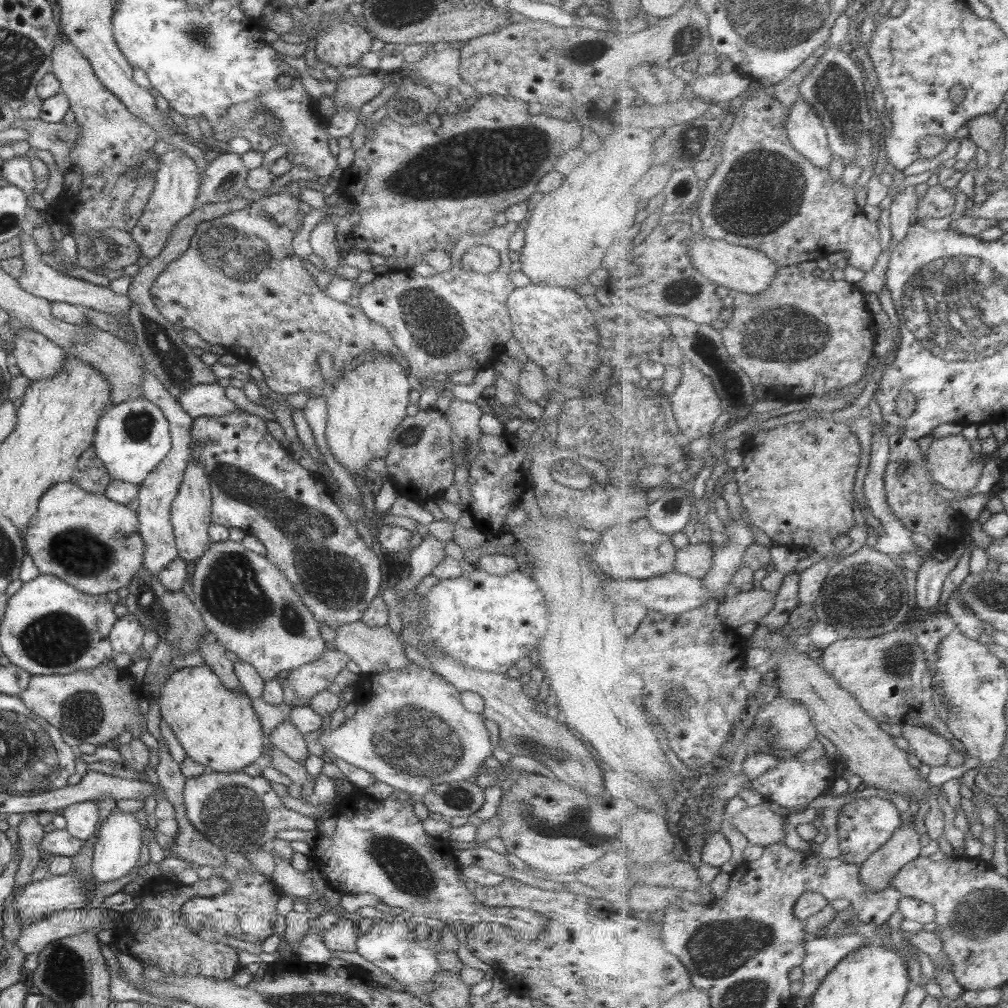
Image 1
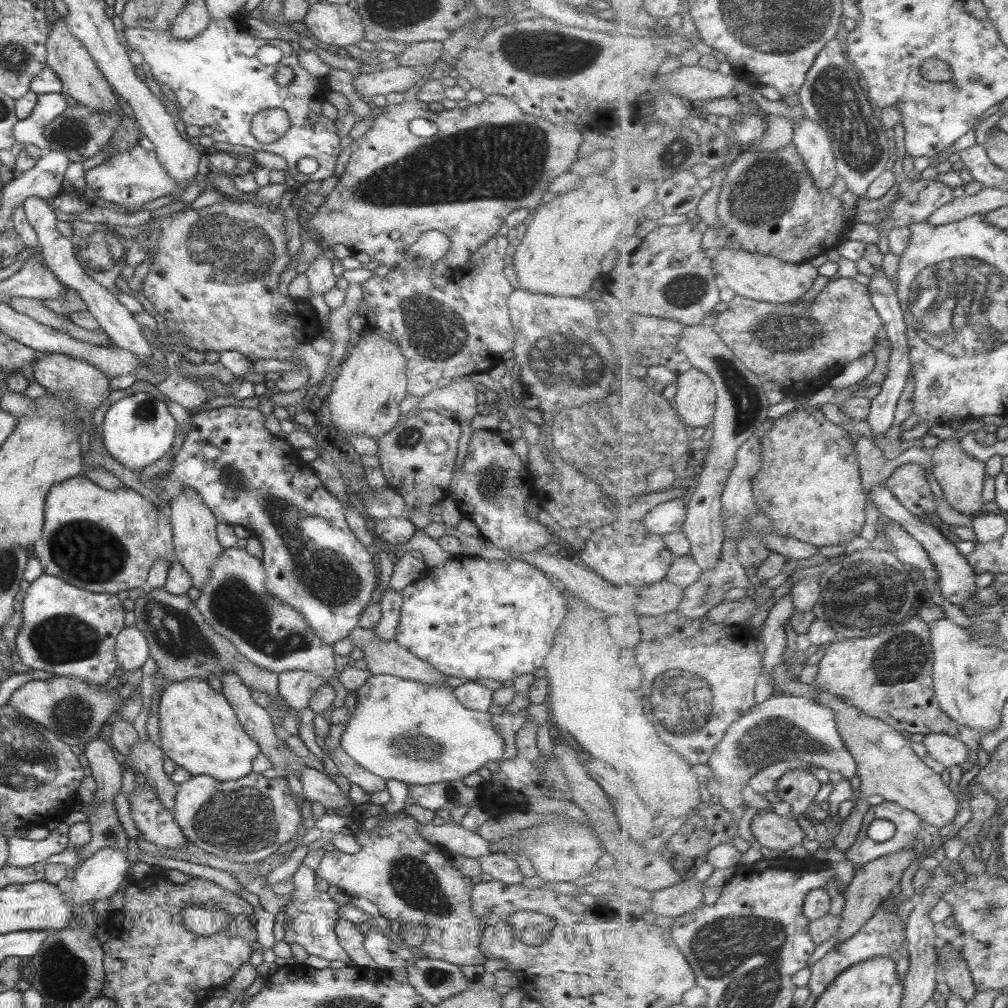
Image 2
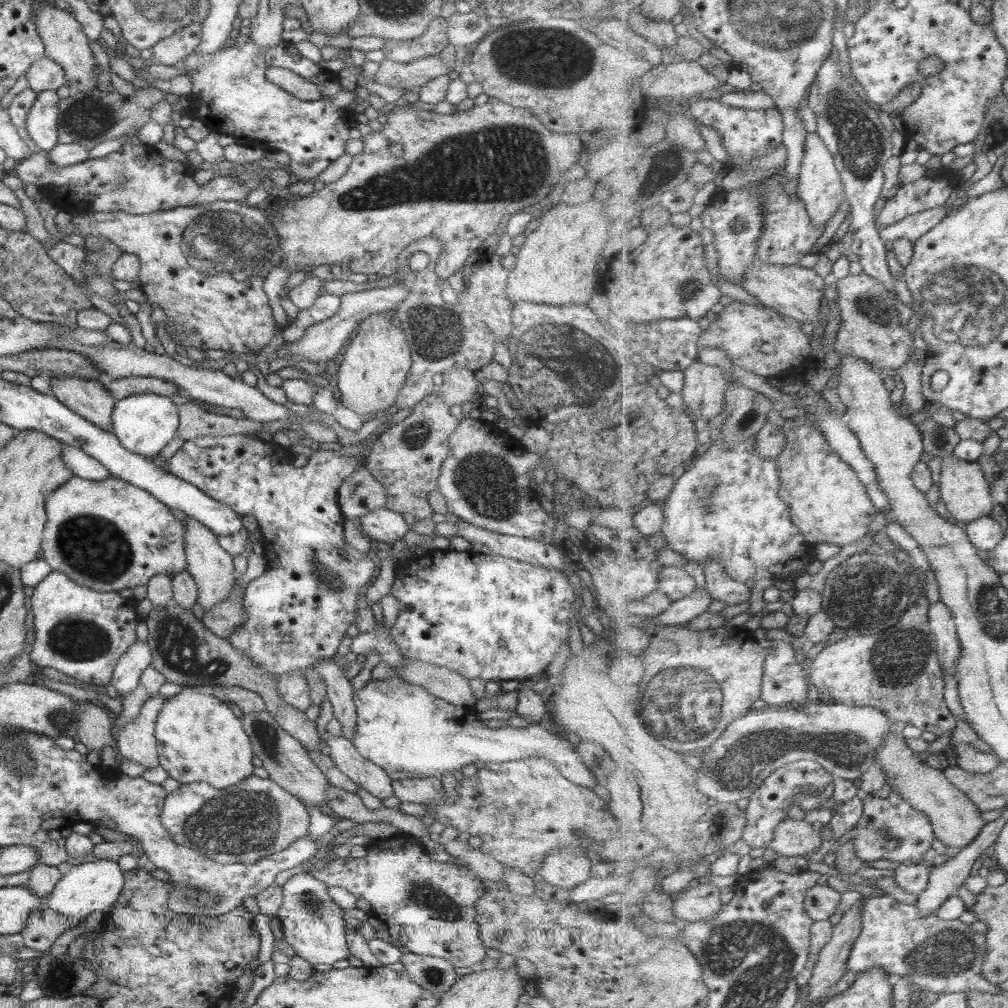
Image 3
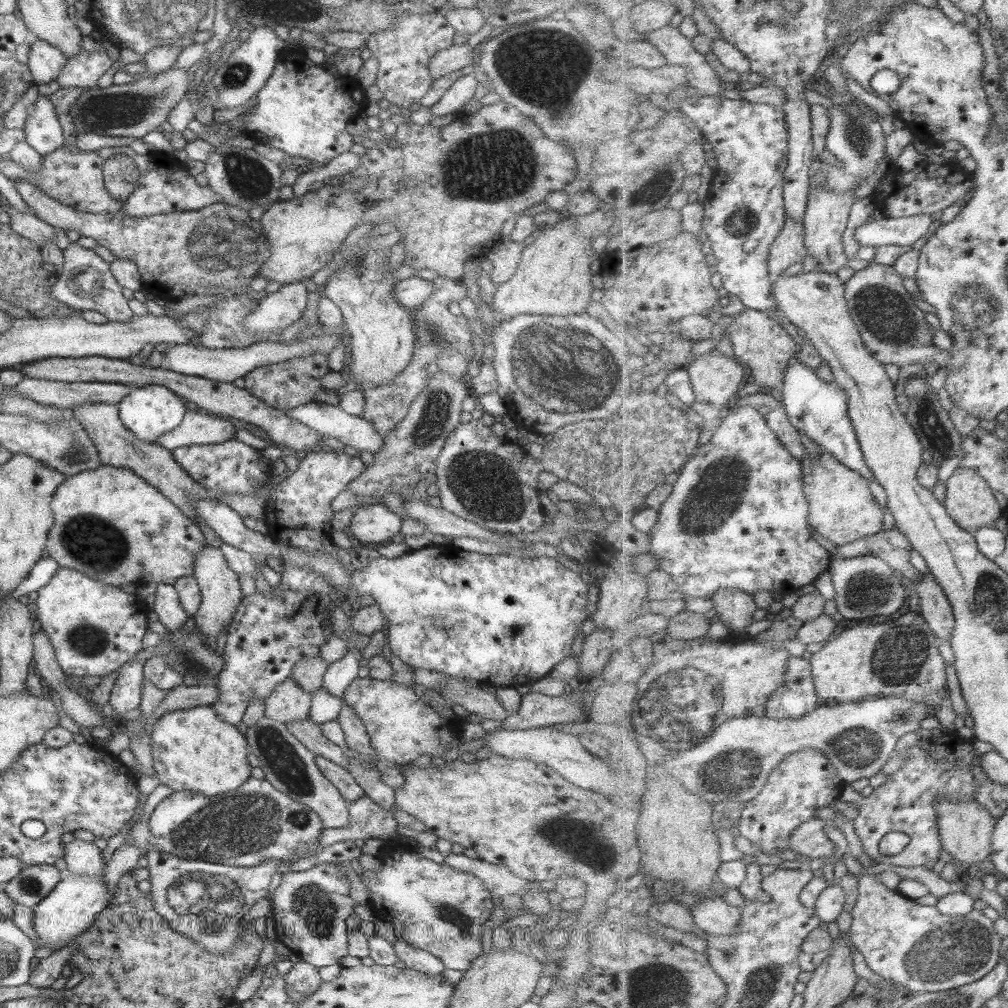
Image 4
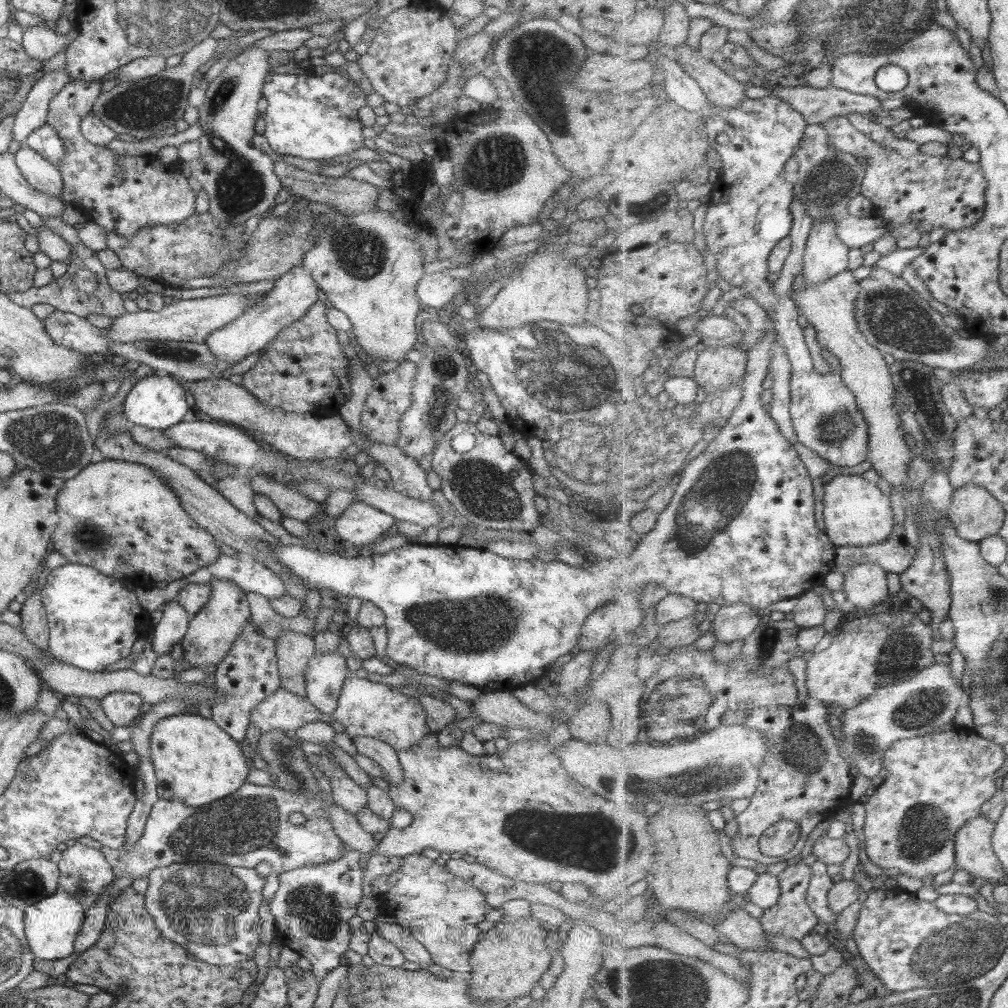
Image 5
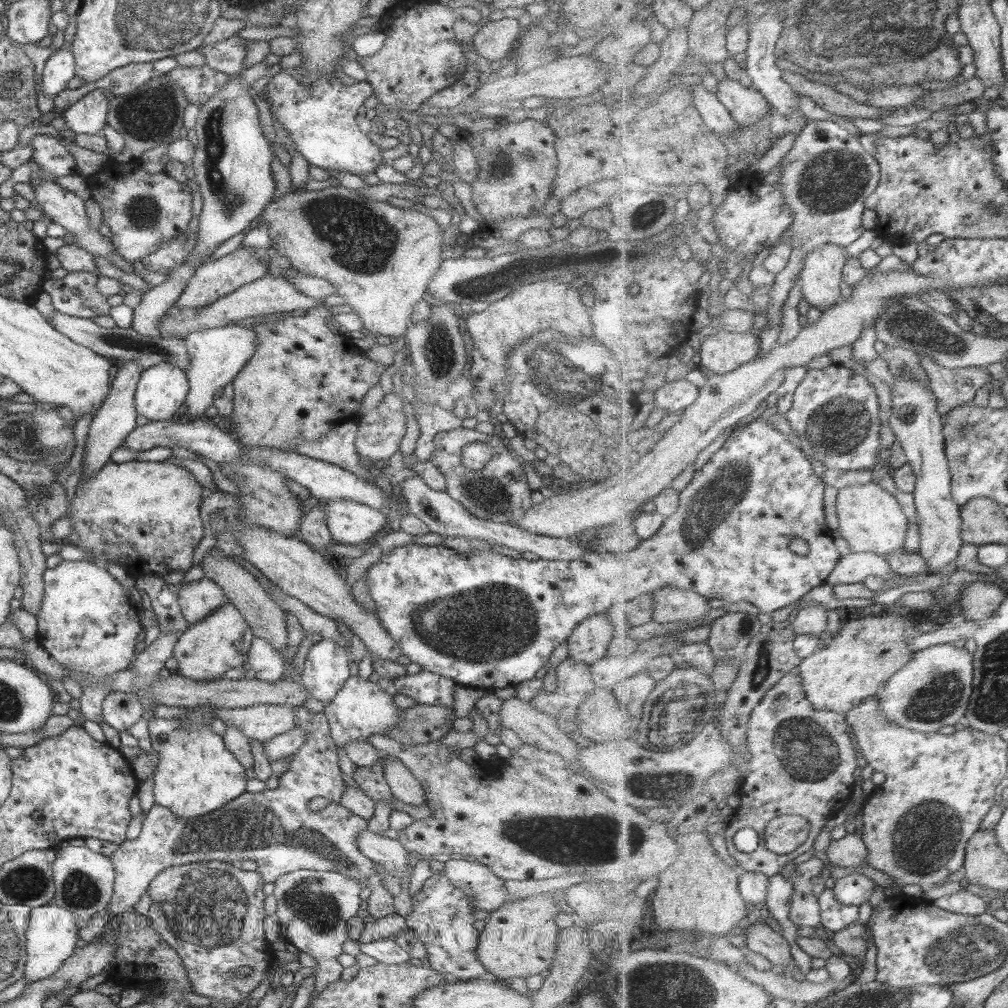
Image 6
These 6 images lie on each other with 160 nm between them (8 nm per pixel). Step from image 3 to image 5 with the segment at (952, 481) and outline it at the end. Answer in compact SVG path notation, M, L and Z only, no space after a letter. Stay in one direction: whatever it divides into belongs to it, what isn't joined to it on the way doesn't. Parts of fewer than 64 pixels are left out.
M969 484L957 488L953 496L949 521L962 537L973 542L999 534L1005 526L1003 503L987 489Z

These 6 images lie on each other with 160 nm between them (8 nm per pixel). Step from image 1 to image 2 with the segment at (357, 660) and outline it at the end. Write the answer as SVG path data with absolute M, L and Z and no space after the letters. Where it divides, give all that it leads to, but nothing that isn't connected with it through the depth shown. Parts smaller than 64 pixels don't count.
M355 625L349 630L346 636L349 642L355 648L359 648L363 652L363 660L365 660L365 668L371 675L391 675L403 680L414 680L419 682L426 682L427 684L433 684L449 687L445 683L444 677L441 672L435 670L430 664L427 664L423 660L419 660L415 655L411 654L406 648L399 646L394 639L388 641L378 641L373 629L364 629Z

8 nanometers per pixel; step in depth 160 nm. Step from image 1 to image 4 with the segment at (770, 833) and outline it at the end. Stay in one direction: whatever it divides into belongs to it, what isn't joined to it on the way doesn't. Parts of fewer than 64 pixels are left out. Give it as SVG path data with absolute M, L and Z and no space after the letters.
M811 819L801 824L792 832L792 839L789 841L790 850L795 853L805 854L811 858L823 858L835 852L835 845L825 834L826 820Z

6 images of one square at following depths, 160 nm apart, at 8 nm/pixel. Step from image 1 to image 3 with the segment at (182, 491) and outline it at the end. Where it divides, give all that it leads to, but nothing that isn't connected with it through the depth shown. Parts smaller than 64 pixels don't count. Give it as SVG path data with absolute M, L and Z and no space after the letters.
M185 517L182 524L185 527L185 535L182 536L184 569L195 582L197 590L196 603L206 612L207 609L214 607L214 604L225 600L227 594L231 592L231 588L235 586L236 577L232 565L232 556L219 546L218 537L213 532L209 532L205 526L201 526L197 520Z

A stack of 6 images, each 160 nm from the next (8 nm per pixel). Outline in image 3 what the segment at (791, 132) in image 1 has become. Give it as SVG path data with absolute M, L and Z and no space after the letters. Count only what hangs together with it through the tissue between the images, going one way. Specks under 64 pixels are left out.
M817 133L808 134L805 152L800 172L798 197L806 204L812 223L820 227L827 224L837 214L843 202L848 203L848 195L845 192L844 181L841 180L840 169L836 165L836 157Z

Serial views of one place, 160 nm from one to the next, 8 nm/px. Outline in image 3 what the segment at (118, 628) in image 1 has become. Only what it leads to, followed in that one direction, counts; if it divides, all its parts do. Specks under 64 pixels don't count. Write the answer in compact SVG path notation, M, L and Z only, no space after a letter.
M135 639L117 659L109 682L115 687L119 700L123 695L129 697L141 673L149 666L150 648L148 644Z

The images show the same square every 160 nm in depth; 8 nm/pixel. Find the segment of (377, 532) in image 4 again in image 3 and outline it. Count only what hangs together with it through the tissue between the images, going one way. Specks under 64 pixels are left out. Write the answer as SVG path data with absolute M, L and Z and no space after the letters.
M381 508L359 518L359 530L370 539L392 543L403 539L408 526L403 516Z

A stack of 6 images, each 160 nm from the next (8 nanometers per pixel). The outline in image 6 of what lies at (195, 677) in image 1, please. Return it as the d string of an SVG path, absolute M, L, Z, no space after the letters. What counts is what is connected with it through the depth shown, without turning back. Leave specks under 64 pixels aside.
M148 716L150 746L157 755L157 764L152 774L154 803L168 808L176 817L193 818L219 808L245 792L244 768L225 748L222 737L210 730L210 726L199 726L193 730L179 730L180 722Z

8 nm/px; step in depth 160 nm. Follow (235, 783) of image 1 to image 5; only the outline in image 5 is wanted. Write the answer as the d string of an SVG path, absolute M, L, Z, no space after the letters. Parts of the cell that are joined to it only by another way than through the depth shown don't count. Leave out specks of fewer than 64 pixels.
M314 765L310 769L319 785L320 794L316 798L299 797L277 787L262 787L243 783L235 792L200 807L185 806L177 799L157 799L151 807L139 840L128 849L101 847L101 854L110 864L115 878L129 876L139 878L155 867L164 867L178 860L195 860L206 863L225 864L231 867L253 869L259 862L271 865L272 872L282 873L293 868L308 867L337 860L342 840L332 831L326 806L333 803L330 784L326 776Z

